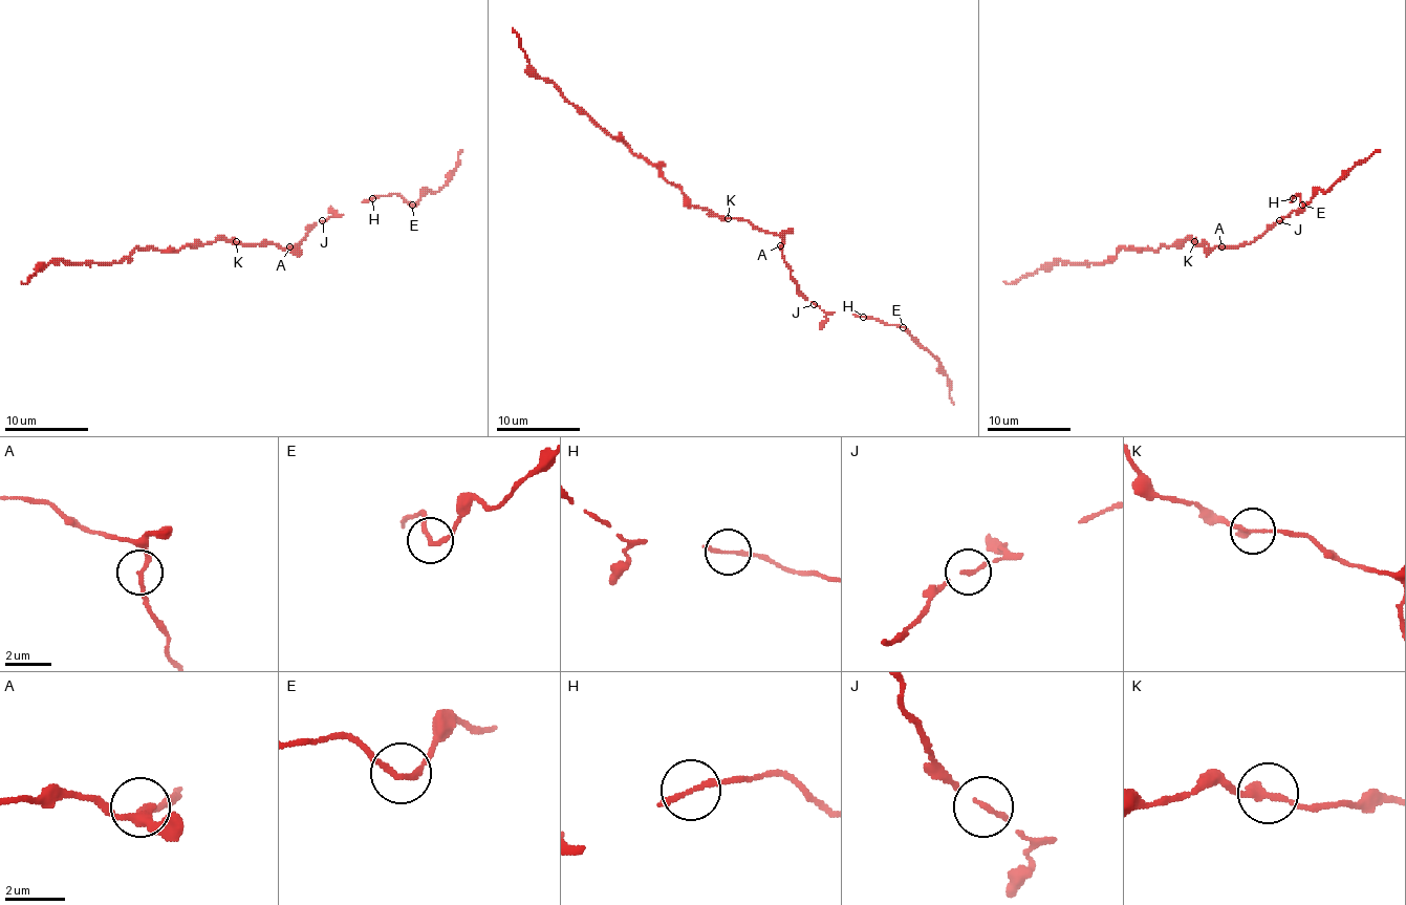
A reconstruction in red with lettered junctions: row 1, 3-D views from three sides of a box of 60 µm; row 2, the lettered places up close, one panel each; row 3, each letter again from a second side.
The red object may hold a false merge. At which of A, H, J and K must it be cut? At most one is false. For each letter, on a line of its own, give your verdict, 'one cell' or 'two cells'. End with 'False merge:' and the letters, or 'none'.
A: one cell
H: one cell
J: one cell
K: one cell
False merge: none

